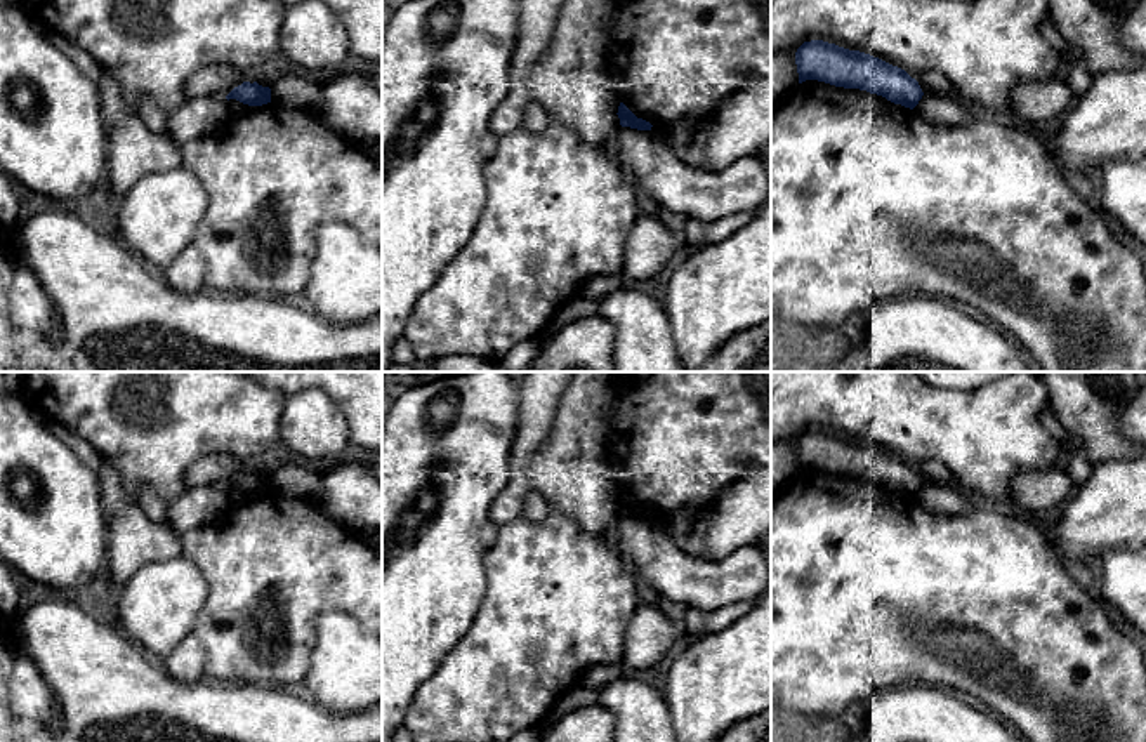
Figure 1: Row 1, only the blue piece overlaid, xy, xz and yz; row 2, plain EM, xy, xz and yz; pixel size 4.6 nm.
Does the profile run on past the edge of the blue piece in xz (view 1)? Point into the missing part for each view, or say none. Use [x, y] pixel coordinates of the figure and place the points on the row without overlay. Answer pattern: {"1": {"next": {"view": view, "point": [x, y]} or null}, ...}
{"1": {"next": null}}

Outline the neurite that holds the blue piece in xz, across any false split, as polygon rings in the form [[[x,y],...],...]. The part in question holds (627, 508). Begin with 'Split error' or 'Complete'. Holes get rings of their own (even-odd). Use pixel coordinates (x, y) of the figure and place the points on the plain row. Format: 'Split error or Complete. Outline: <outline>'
Complete. Outline: [[[620,492],[616,504],[622,516],[630,516],[637,520],[651,520],[653,516],[649,511],[637,507],[623,492]]]

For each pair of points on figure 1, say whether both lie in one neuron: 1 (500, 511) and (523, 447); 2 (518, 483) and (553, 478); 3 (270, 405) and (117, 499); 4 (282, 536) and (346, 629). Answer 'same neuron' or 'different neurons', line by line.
1: same neuron
2: different neurons
3: different neurons
4: different neurons

